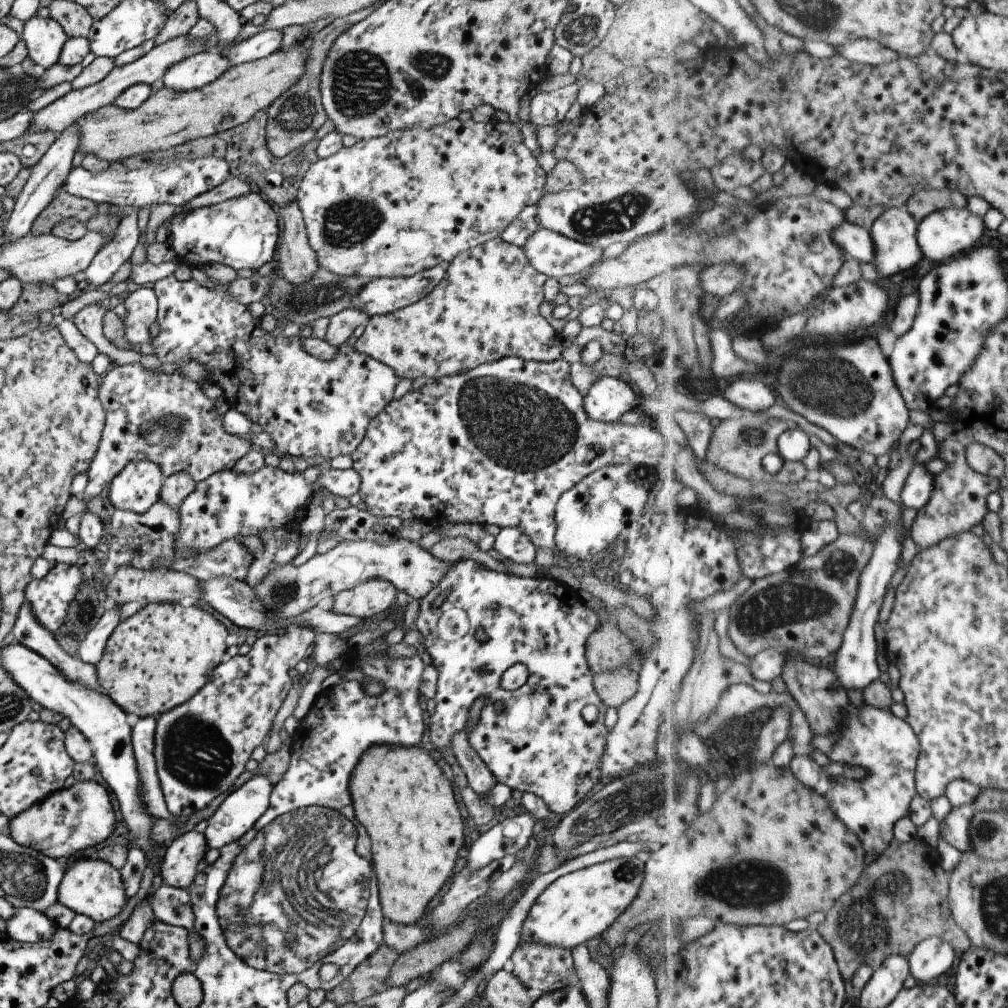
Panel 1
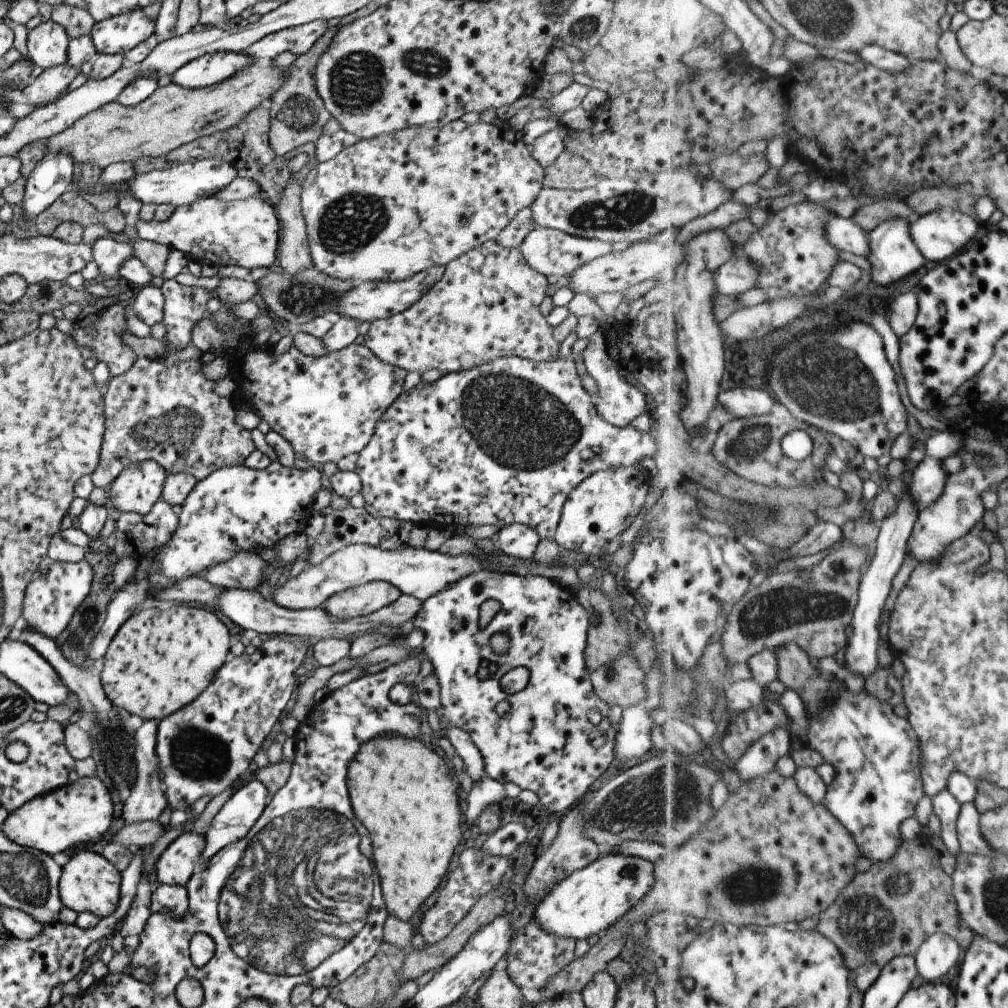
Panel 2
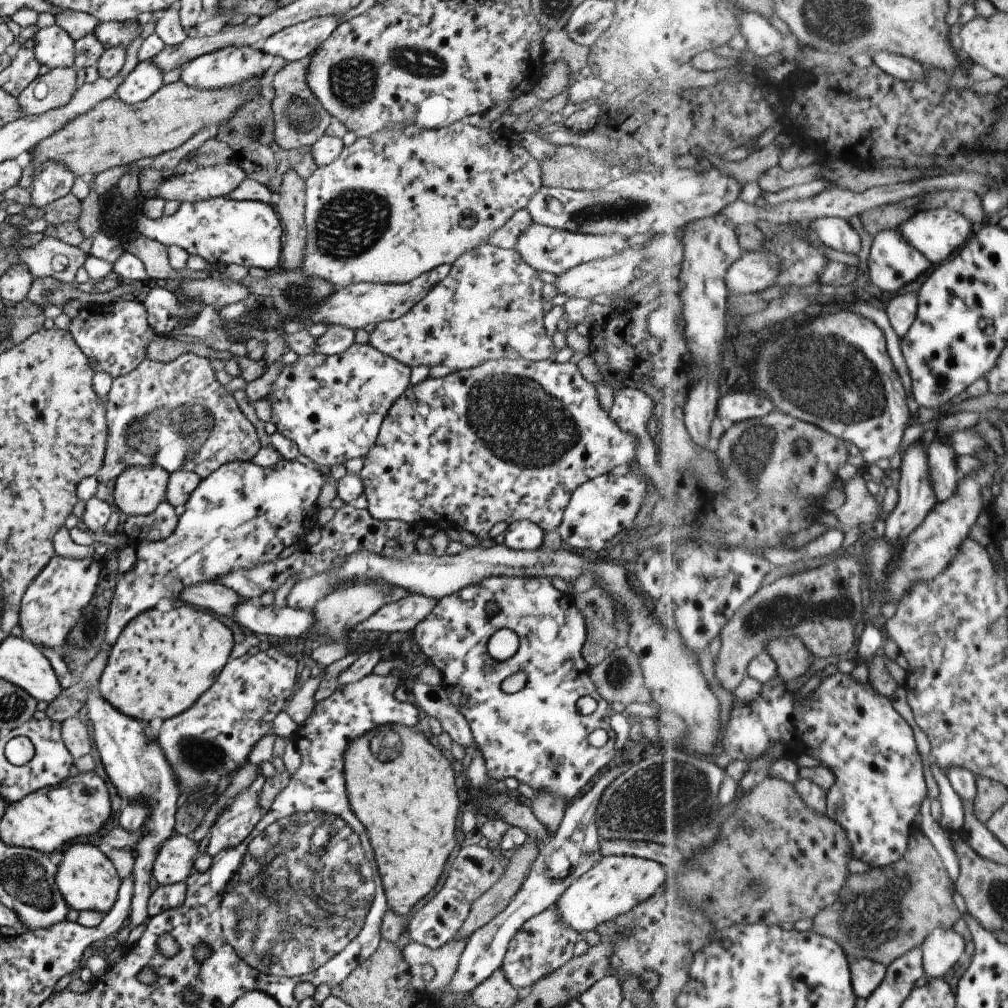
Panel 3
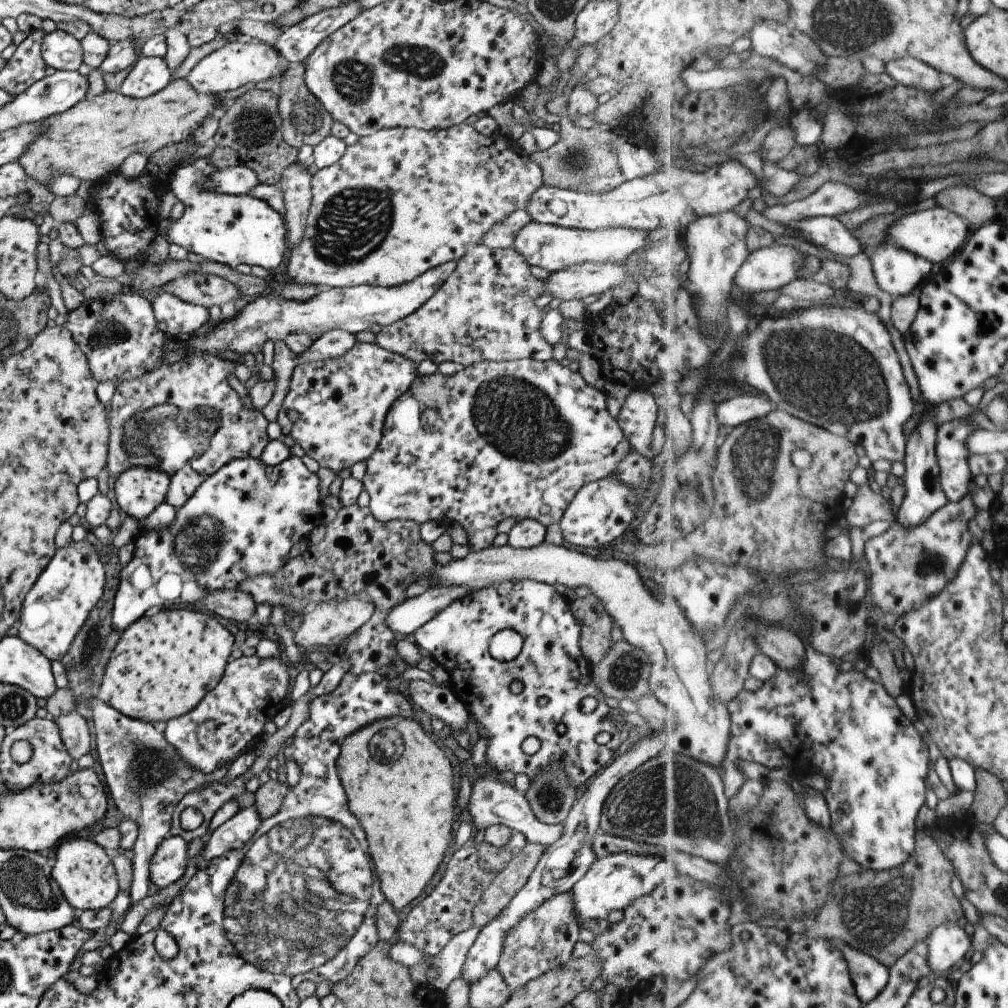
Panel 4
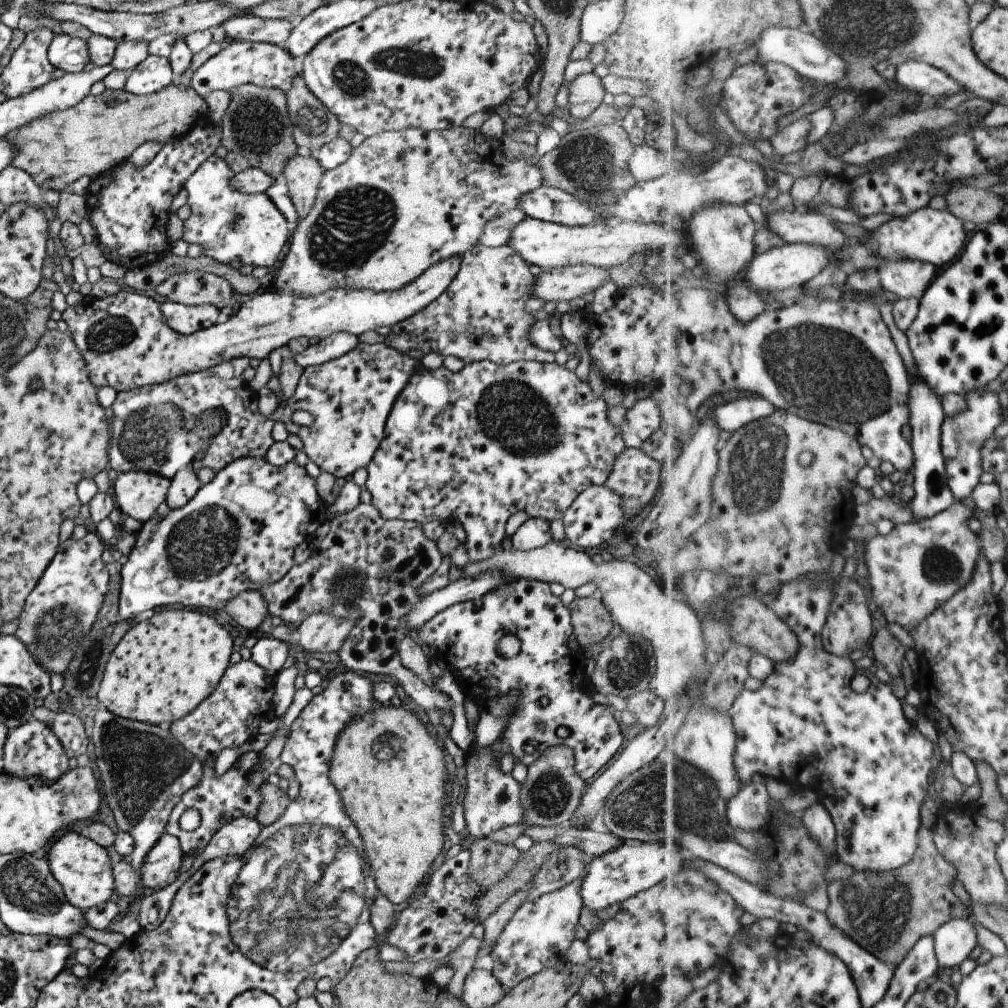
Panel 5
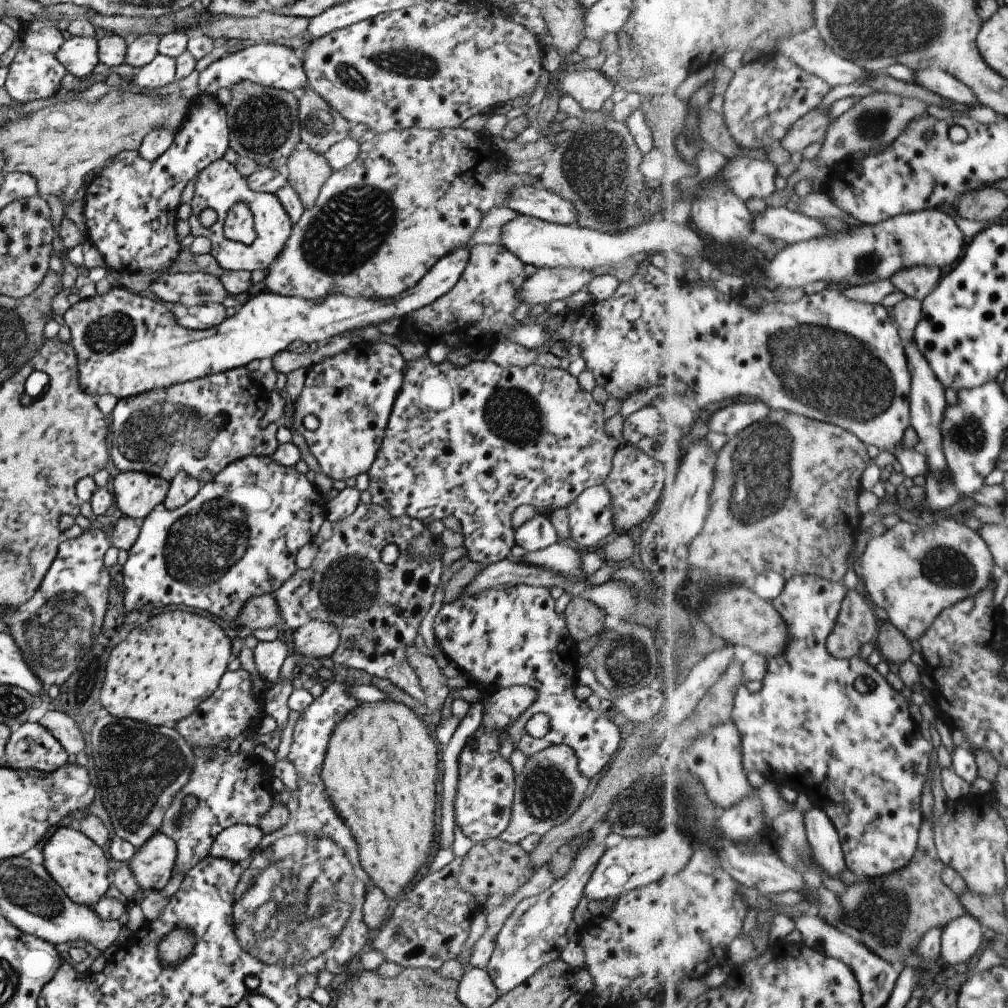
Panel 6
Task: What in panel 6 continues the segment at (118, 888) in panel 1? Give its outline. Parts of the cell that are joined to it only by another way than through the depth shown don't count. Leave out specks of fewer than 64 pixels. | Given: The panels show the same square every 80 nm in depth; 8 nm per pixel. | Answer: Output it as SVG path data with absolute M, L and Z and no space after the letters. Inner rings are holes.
M59 826L49 835L42 850L42 865L62 891L77 904L92 907L103 896L112 893L107 880L107 858L101 847L81 831Z

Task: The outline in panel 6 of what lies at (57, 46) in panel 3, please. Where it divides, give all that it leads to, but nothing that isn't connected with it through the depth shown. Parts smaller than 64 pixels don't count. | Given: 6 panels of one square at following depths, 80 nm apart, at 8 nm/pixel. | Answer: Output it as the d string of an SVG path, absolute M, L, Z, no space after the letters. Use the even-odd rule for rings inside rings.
M73 37L63 41L56 52L57 60L69 74L79 79L91 73L99 62L97 56L97 38Z

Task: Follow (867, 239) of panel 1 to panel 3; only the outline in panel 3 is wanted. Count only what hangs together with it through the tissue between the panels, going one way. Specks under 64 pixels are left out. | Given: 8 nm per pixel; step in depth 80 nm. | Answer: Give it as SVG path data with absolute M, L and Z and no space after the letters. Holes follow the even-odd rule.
M821 217L811 222L814 238L841 252L859 254L863 248L861 236L841 217Z

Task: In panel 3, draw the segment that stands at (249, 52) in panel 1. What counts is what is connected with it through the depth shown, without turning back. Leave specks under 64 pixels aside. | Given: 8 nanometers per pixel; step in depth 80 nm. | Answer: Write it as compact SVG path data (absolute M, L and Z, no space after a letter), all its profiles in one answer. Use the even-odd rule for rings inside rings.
M325 15L288 26L269 35L259 50L281 56L287 63L305 58L333 32L339 20L339 15Z

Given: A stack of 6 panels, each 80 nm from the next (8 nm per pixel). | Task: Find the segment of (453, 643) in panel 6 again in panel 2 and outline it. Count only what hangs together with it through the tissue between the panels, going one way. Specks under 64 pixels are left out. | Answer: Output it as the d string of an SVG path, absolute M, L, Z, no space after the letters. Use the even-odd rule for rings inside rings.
M490 568L481 569L479 572L467 575L461 580L458 580L455 584L449 586L449 588L443 589L437 594L431 595L421 603L420 611L412 618L412 623L415 629L420 629L423 635L422 641L422 656L432 663L433 673L436 676L439 685L439 698L442 706L441 712L439 712L440 722L440 735L437 738L444 736L444 728L458 726L469 733L473 744L477 747L477 750L481 753L484 773L492 778L494 781L504 784L505 782L513 782L520 789L527 789L534 792L537 795L538 803L547 809L547 812L553 814L554 812L565 812L565 810L571 809L577 802L580 802L583 797L589 794L589 786L593 784L593 780L602 777L602 774L607 769L611 760L614 758L614 740L616 732L609 725L608 714L609 707L593 692L589 670L587 670L584 663L584 648L586 645L586 632L590 627L590 622L594 620L593 616L587 614L574 597L575 590L567 588L565 586L557 586L552 579L541 577L538 575L527 575L523 572L521 574L515 574L513 571L497 572ZM484 600L497 600L499 602L499 611L492 616L491 621L483 628L479 628L479 604ZM493 633L505 633L508 637L508 649L505 654L495 654L489 646L488 640ZM515 667L523 667L528 670L527 686L519 692L513 694L505 694L501 690L498 680L509 669ZM499 702L507 702L509 708L503 710L503 714L497 714L495 712L495 704ZM590 708L597 708L601 715L602 722L594 725L587 719L587 712ZM593 730L603 730L607 738L605 744L599 748L593 748L587 741L587 736L593 732Z

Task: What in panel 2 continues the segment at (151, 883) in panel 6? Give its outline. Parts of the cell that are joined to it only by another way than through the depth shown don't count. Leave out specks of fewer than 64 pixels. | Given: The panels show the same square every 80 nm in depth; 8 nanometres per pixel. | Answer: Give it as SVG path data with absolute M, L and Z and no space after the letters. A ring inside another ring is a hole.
M184 832L171 841L157 857L152 871L154 885L181 885L196 875L199 868L199 860L203 857L204 835L193 832Z

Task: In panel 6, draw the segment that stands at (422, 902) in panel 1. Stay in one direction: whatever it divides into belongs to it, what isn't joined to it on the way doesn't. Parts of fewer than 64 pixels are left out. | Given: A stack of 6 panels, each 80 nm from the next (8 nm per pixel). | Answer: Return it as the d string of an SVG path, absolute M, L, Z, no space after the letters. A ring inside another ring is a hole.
M386 698L360 703L330 732L322 760L320 779L328 799L348 826L356 842L361 868L388 900L399 896L405 886L416 880L415 874L433 848L433 808L437 778L437 748L421 719L401 703Z

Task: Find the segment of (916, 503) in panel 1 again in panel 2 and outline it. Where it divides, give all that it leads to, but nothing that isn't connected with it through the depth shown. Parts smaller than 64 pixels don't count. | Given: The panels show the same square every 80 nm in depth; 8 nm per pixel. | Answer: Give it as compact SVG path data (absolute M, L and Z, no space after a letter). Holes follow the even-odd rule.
M926 455L918 463L914 470L912 493L921 511L943 496L950 474L943 460L933 455Z

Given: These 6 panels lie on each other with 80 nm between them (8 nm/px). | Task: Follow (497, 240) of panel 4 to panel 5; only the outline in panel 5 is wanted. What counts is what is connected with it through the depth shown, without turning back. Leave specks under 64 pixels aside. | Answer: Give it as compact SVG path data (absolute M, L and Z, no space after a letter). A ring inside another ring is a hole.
M515 207L490 218L482 228L478 243L486 247L498 247L506 244L512 226L525 217L525 213L519 207Z

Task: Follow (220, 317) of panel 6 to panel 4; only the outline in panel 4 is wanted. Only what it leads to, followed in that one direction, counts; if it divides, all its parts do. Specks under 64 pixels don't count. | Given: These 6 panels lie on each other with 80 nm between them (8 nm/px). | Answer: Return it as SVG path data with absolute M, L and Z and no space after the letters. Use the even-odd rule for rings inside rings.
M158 292L150 302L157 328L171 338L183 338L199 333L206 327L208 307L181 302L165 292Z

